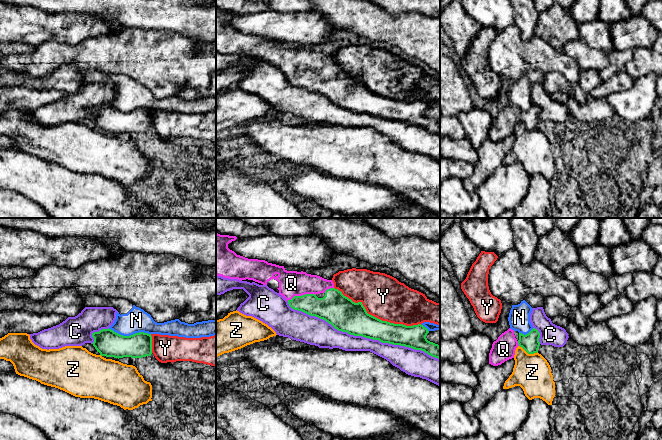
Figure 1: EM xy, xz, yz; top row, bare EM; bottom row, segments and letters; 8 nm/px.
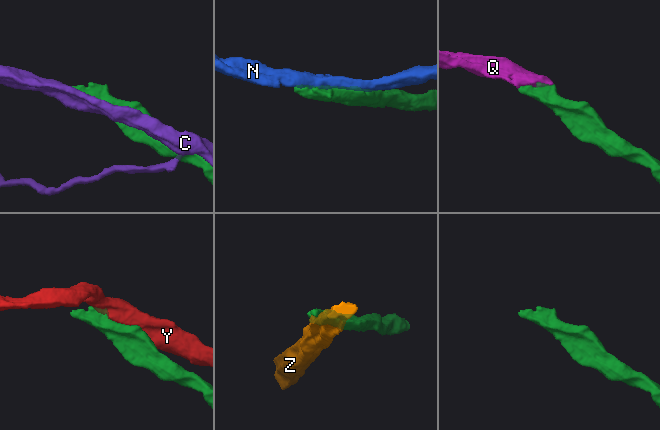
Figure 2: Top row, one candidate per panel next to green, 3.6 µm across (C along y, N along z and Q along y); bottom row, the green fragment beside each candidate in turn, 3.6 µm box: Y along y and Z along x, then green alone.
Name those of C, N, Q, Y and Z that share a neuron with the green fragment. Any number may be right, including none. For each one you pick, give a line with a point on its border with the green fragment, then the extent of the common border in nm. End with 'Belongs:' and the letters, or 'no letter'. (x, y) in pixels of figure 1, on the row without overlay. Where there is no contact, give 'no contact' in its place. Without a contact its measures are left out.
Q: xz (302, 71) | 240 nm
Belongs: Q

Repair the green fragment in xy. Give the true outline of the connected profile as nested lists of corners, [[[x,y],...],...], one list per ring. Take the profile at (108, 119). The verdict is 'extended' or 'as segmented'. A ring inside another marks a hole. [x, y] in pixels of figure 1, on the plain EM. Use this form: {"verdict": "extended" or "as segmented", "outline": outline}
{"verdict": "as segmented", "outline": [[[108,104],[92,109],[92,113],[92,120],[101,132],[119,135],[142,134],[152,130],[152,112],[148,109],[123,112]]]}

